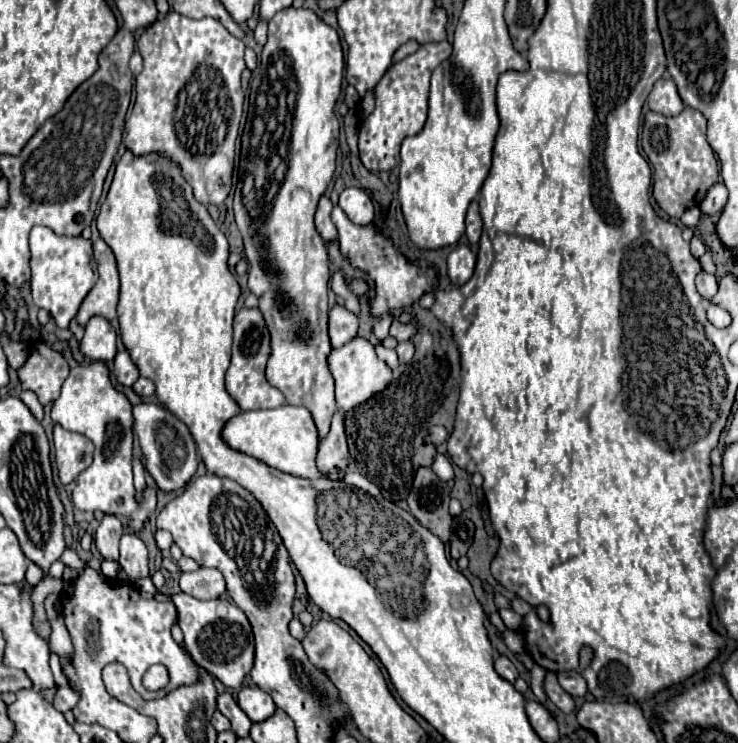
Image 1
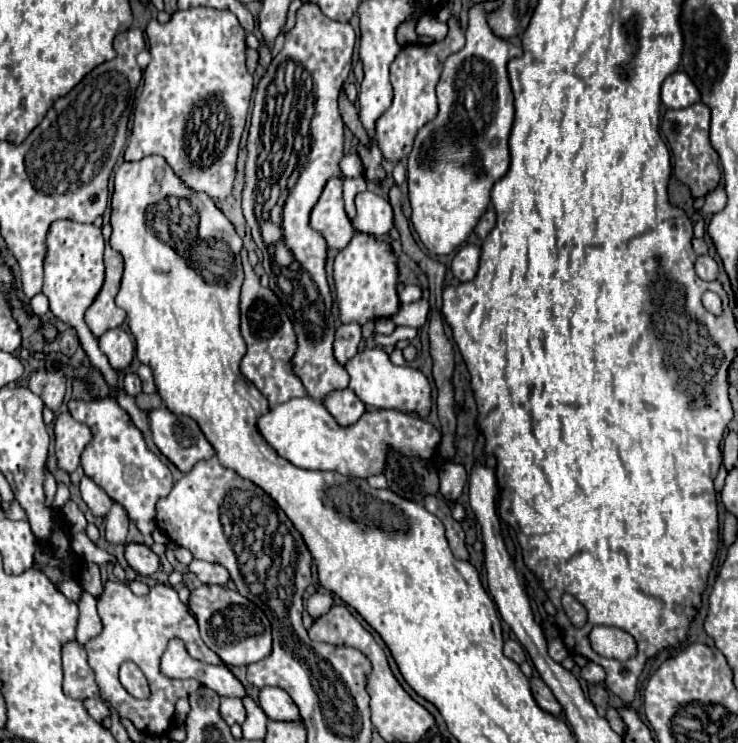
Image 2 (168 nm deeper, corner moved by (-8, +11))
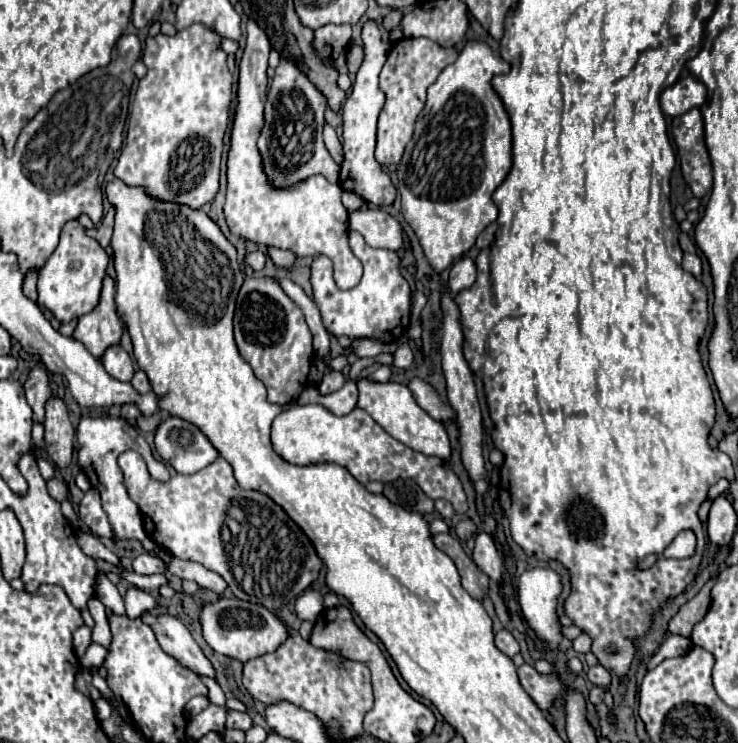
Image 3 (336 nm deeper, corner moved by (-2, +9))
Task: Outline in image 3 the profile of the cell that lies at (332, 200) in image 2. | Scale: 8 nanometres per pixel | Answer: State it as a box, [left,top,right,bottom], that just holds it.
[225,22,363,290]

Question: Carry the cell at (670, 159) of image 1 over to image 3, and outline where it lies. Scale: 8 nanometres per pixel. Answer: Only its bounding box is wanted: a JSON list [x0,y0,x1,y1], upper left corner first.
[671,108,713,198]

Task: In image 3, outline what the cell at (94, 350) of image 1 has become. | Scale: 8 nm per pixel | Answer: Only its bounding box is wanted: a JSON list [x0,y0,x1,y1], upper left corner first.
[101,344,135,382]

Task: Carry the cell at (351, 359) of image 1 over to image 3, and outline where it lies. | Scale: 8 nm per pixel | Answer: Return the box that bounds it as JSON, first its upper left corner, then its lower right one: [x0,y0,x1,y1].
[357,378,449,460]

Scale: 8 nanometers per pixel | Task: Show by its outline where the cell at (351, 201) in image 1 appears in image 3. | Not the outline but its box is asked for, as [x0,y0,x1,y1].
[349,206,403,250]

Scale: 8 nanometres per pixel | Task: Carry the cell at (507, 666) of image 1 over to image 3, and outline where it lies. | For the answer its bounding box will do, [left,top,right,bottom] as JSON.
[495,630,519,658]

